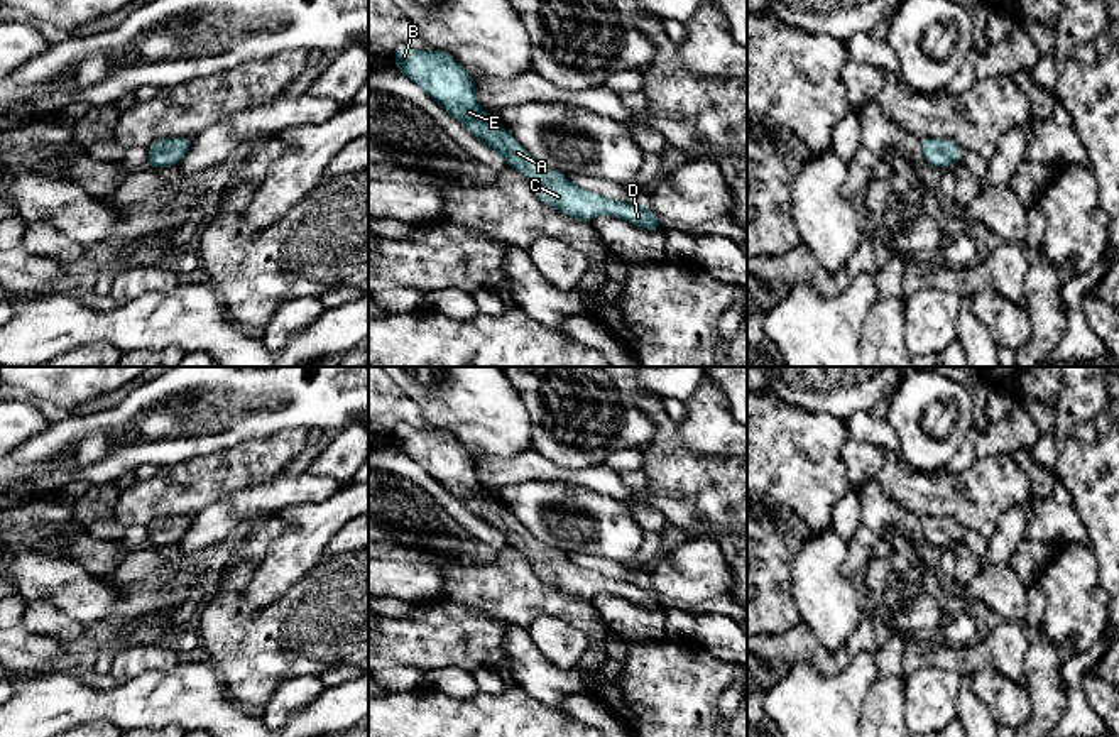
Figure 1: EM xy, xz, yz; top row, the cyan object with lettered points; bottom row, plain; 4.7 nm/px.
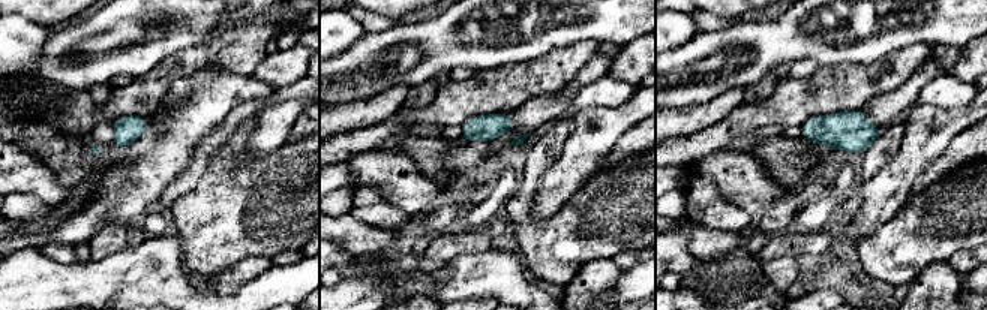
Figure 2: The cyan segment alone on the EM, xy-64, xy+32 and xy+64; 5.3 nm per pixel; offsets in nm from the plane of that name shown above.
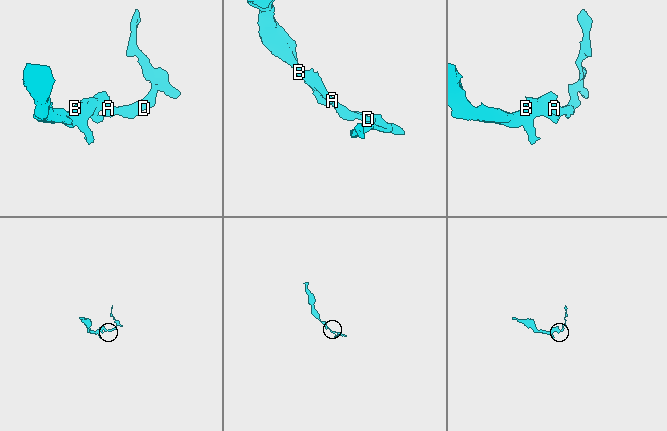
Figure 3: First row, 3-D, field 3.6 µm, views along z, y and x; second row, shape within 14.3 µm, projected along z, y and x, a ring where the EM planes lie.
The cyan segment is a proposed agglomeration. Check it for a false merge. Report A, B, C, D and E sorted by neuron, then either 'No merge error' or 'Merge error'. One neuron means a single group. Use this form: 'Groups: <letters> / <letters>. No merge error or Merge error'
Groups: A B C D E. No merge error

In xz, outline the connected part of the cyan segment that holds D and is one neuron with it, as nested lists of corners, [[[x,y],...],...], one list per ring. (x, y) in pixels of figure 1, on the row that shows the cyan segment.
[[[397,47],[396,68],[411,78],[450,115],[489,147],[497,150],[510,169],[524,172],[544,203],[576,220],[593,220],[607,213],[647,230],[661,230],[664,221],[646,205],[630,205],[573,186],[566,176],[539,164],[502,125],[482,112],[470,73],[446,51],[419,52]]]

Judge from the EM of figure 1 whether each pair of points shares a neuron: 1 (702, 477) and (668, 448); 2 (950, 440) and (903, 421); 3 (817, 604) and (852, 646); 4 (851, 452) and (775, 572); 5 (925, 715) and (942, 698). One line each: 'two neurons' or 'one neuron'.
1: one neuron
2: one neuron
3: two neurons
4: two neurons
5: one neuron

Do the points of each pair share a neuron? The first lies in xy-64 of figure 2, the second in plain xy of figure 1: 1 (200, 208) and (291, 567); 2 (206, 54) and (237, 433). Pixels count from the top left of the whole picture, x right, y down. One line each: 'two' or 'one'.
1: two
2: two

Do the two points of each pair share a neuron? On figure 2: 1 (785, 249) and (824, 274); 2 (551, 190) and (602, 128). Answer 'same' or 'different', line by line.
1: different
2: same

